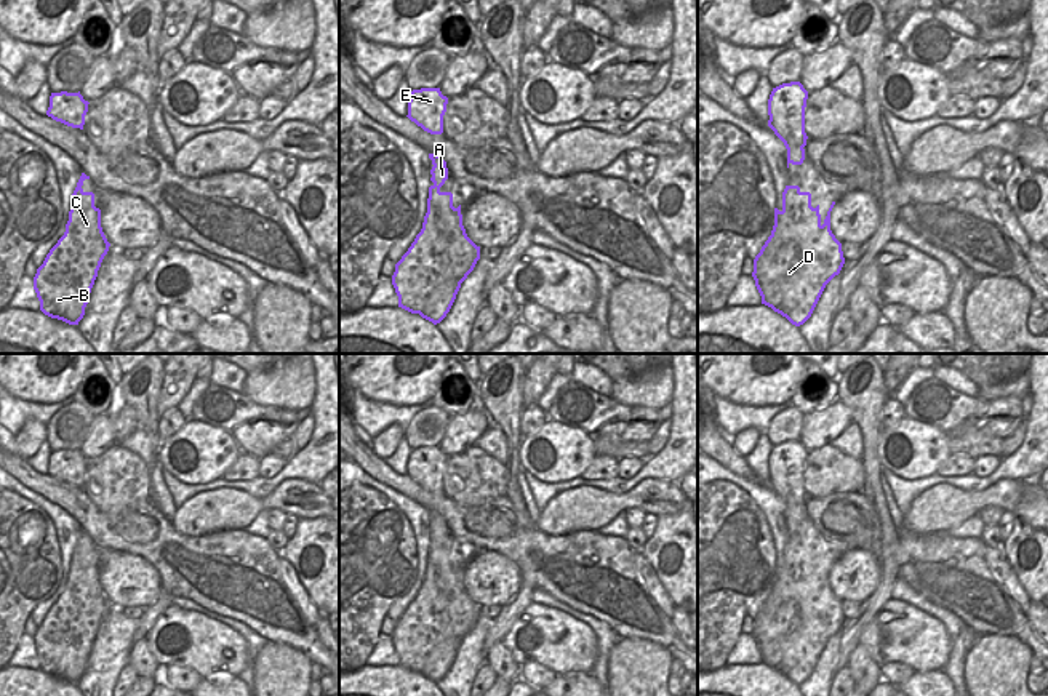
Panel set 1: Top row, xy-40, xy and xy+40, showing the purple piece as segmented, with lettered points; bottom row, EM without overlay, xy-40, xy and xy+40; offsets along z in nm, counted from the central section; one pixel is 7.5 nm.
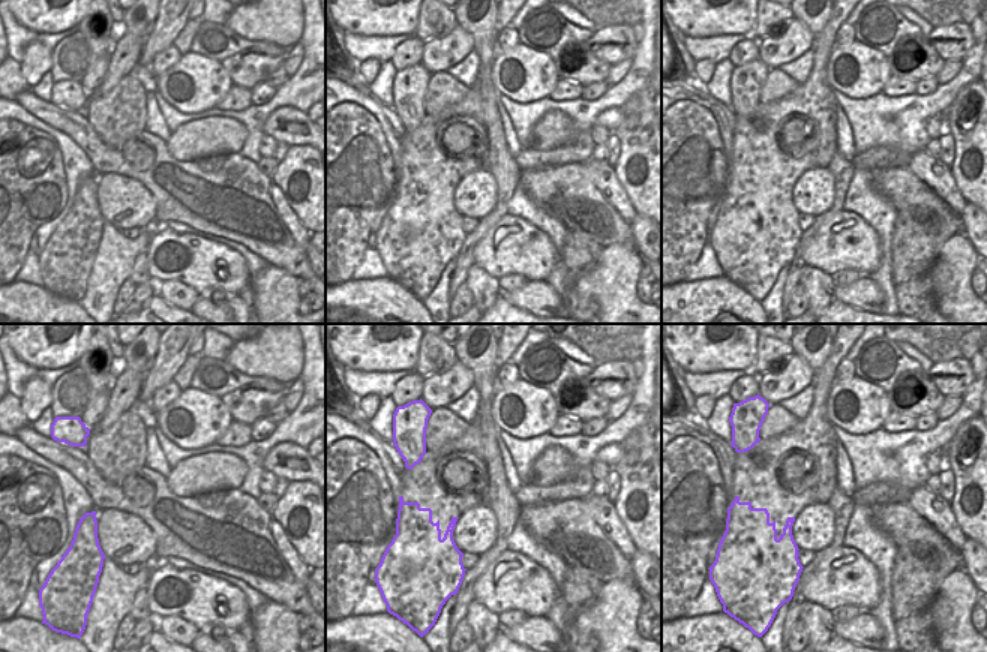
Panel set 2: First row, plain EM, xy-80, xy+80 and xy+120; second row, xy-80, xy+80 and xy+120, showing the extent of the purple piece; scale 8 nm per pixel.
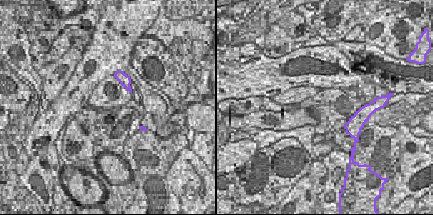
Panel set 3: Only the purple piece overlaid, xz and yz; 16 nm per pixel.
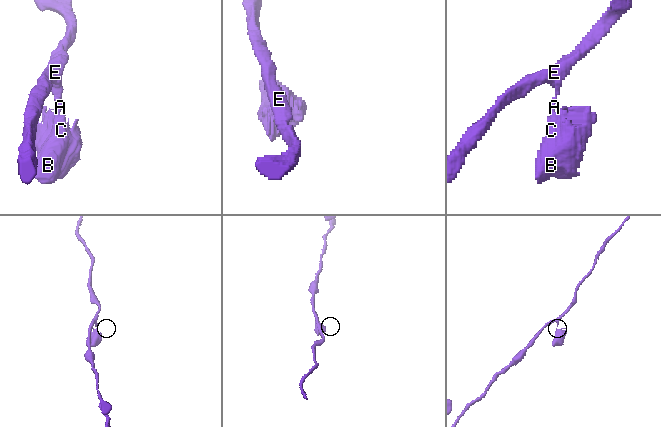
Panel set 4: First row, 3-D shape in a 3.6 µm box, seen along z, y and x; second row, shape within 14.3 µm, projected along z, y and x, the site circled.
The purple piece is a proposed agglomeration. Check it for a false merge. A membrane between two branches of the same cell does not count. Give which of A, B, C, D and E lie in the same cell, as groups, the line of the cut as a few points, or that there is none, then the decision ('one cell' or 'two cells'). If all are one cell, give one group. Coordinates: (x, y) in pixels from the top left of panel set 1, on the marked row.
groups A B C D E; cut none; one cell

